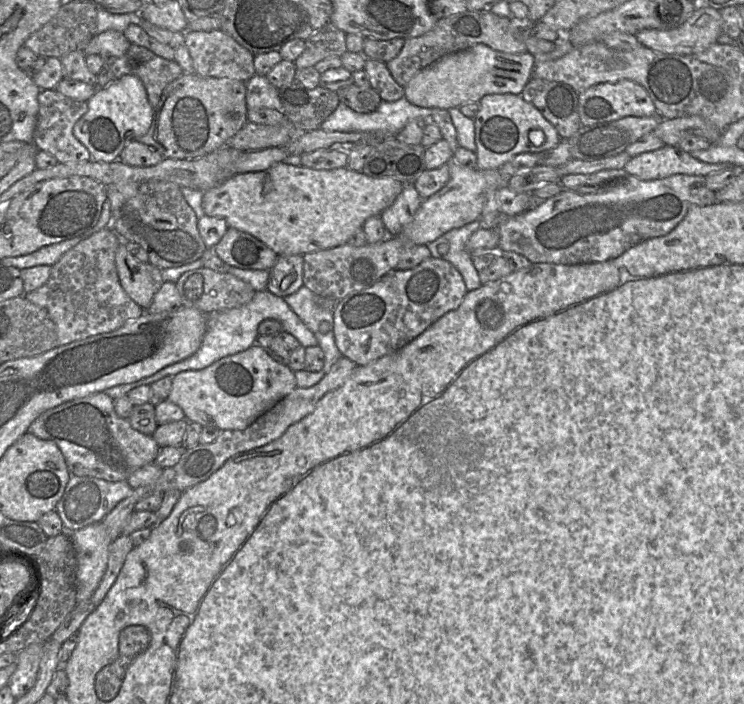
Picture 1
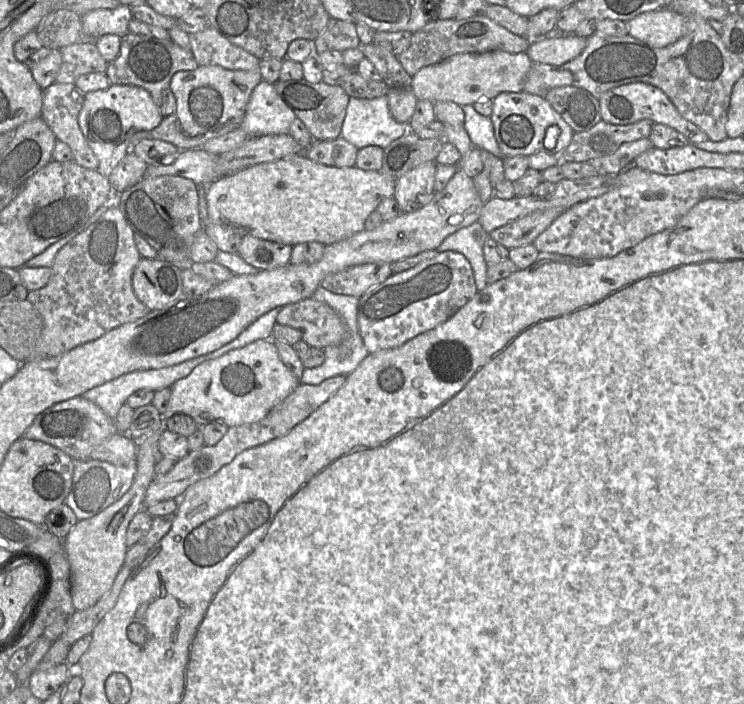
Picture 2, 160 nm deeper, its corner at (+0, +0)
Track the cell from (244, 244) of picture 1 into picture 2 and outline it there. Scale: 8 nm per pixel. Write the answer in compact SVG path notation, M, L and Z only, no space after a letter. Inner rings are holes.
M244 235L237 254L259 270L273 270L289 263L292 249L291 245Z

